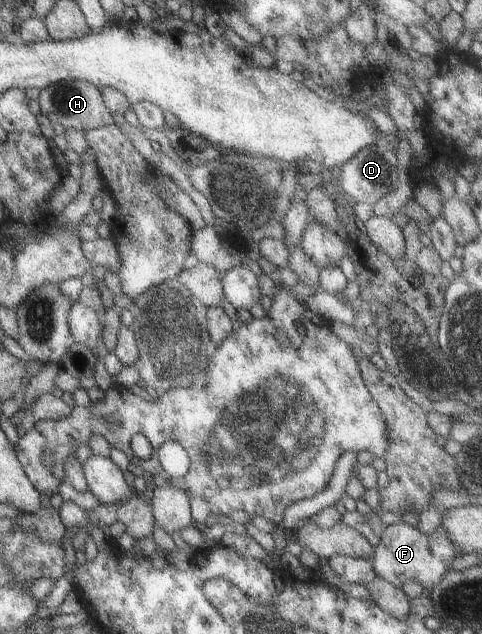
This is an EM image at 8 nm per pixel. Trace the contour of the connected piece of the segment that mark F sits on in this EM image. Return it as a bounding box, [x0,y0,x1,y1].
[372,523,460,593]

